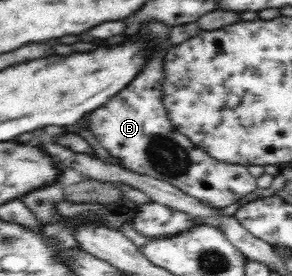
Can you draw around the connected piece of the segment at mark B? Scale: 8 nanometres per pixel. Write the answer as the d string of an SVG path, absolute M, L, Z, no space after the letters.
M153 19L141 23L137 31L127 36L130 42L146 44L147 62L125 88L101 107L88 112L83 120L87 130L99 140L107 154L117 160L115 164L125 170L168 182L189 196L209 201L217 208L229 206L257 188L257 177L248 171L248 166L226 164L213 158L173 126L163 103L166 57L173 46L169 41L169 32L170 25Z

